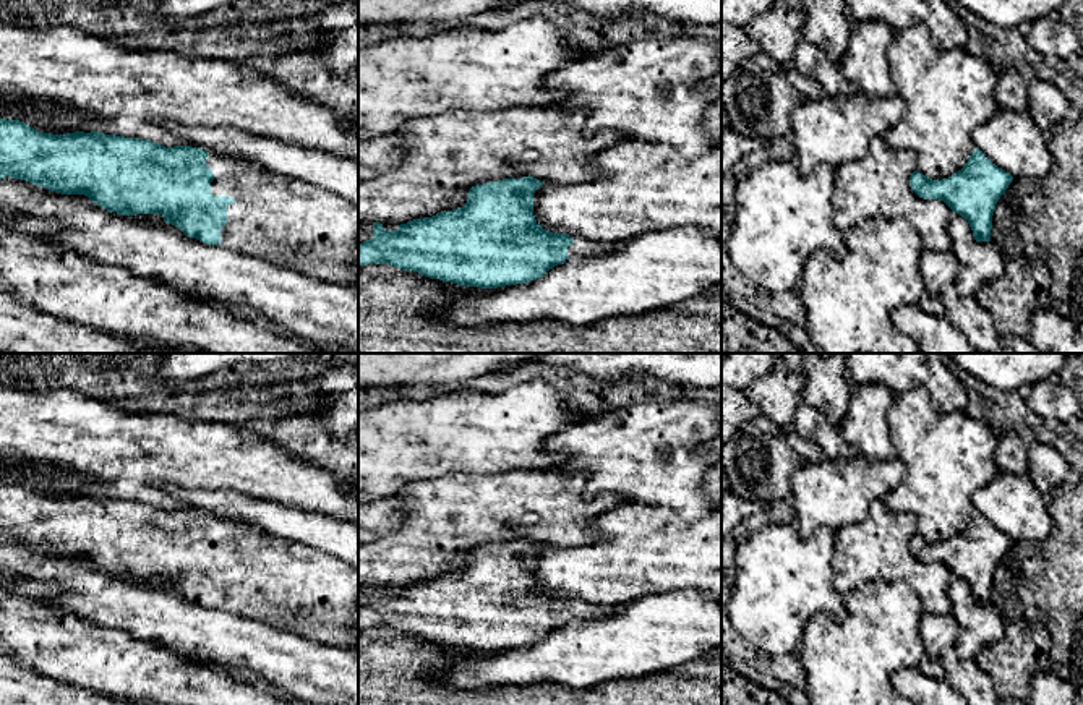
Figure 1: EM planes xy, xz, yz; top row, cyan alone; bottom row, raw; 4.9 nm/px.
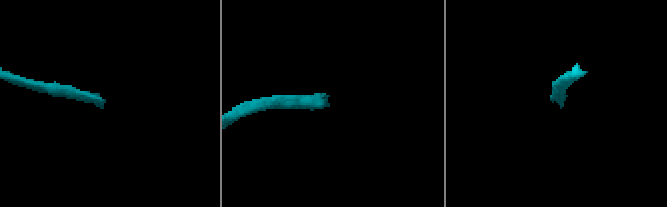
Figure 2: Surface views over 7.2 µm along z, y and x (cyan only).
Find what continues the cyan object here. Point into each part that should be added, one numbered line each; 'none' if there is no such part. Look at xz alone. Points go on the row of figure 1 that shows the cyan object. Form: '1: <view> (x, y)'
1: xz (582, 247)

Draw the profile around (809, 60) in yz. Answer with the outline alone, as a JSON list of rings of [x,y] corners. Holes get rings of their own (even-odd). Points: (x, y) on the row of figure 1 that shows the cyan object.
[[[804,39],[794,49],[794,68],[815,79],[830,97],[851,97],[859,92],[858,86],[846,79],[837,62]]]

